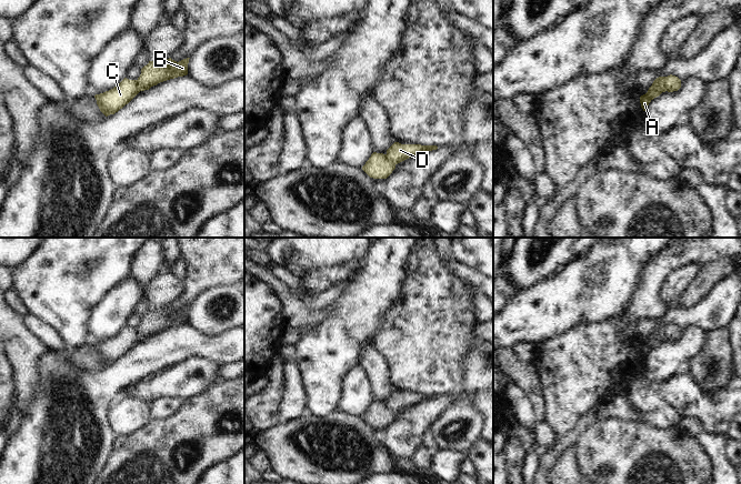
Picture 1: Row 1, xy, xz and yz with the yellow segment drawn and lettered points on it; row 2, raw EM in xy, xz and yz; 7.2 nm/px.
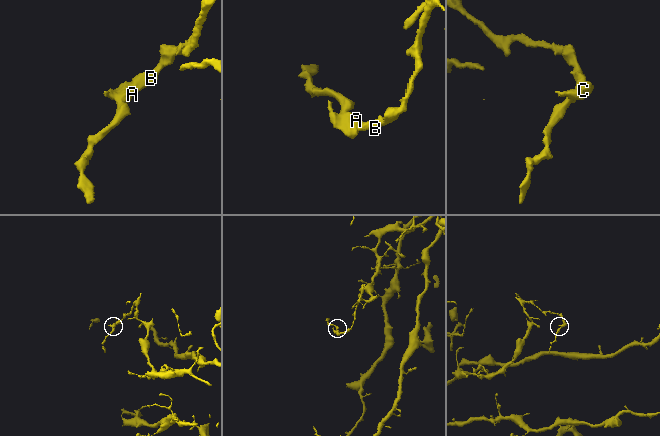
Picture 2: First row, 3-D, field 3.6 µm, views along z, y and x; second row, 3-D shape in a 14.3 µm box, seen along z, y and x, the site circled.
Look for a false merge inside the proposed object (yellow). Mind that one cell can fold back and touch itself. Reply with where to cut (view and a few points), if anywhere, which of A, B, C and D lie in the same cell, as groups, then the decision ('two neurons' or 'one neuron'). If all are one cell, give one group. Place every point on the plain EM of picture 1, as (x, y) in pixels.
cut in yz along (666, 325), (658, 338), (647, 342); A C / B D; two neurons

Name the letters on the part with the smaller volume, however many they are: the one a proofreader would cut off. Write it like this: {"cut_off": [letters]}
{"cut_off": ["A", "C"]}

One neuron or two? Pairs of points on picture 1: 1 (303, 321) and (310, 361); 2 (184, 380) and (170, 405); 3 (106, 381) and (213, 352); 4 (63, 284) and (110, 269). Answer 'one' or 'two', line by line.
1: two
2: two
3: one
4: one

